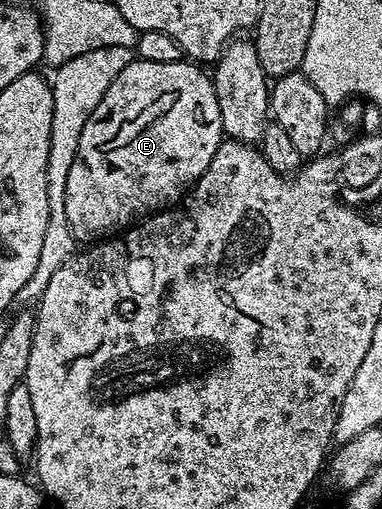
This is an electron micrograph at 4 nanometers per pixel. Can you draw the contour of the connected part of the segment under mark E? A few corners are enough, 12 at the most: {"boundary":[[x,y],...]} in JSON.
{"boundary":[[132,58],[65,215],[94,245],[178,204],[224,141],[212,76]]}

